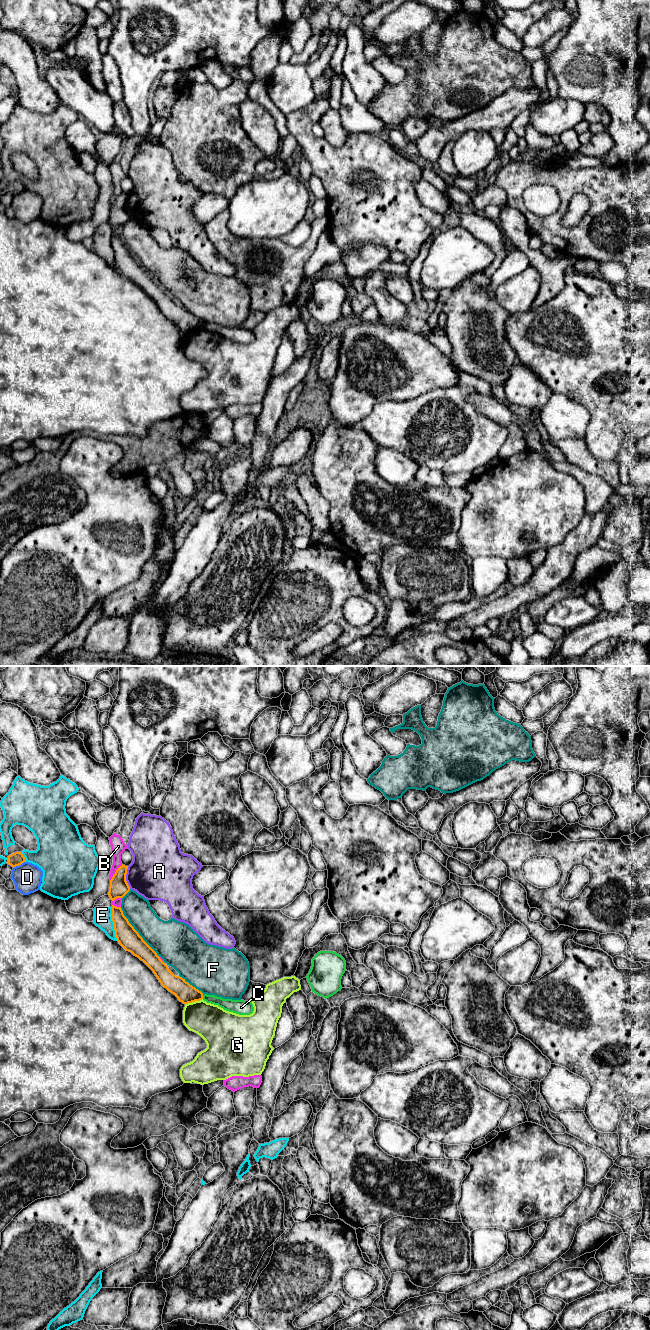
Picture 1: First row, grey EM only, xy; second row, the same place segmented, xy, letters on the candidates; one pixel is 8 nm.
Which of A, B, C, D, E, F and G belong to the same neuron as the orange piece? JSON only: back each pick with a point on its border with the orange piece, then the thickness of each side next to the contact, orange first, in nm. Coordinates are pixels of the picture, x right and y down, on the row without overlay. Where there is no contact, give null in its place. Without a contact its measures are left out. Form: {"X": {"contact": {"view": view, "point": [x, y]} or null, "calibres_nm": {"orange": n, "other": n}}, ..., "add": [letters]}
{"add": []}

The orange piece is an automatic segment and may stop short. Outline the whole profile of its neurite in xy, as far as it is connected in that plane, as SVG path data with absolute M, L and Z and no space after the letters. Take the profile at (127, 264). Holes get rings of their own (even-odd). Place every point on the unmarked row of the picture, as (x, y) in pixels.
M112 233L112 249L119 272L143 289L155 302L161 313L183 332L200 329L203 321L180 304L174 303L157 281L143 268L124 244L121 235Z

